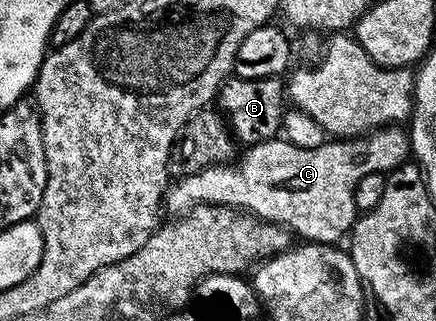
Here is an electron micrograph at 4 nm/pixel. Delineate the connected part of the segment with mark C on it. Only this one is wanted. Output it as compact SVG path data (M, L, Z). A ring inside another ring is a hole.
M400 126L376 128L365 136L332 138L327 142L317 148L303 148L277 138L245 147L241 160L236 158L181 175L180 181L169 187L163 207L172 214L183 214L193 204L221 204L280 224L301 241L339 245L358 219L355 206L358 182L366 175L387 174L405 163L410 145L407 131Z

